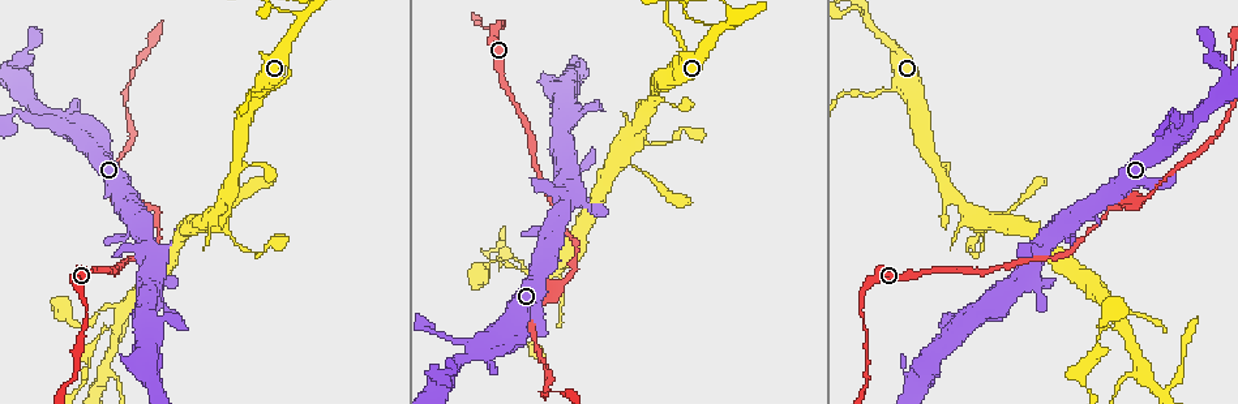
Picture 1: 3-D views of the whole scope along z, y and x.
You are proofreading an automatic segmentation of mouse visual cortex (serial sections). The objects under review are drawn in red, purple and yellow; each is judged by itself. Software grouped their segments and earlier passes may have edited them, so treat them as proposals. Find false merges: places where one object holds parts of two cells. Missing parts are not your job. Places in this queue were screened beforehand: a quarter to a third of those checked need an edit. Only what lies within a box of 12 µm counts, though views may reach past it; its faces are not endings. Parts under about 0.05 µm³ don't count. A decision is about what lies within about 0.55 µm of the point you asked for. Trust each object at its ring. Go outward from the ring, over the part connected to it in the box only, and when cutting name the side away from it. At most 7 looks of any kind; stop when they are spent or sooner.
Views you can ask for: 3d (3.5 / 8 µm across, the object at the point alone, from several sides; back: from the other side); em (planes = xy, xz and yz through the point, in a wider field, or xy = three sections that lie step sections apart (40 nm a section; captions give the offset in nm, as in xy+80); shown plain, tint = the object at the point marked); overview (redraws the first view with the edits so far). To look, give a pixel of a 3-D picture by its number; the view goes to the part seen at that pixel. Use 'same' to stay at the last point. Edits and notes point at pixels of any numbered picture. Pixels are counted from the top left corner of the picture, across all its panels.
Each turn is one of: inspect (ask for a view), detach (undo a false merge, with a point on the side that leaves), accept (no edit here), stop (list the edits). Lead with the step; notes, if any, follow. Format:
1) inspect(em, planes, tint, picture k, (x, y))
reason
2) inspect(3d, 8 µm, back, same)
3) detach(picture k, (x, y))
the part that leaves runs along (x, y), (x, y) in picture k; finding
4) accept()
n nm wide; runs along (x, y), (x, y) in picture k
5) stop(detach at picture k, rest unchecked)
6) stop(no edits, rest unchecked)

inspect(3d, 3.5 µm, picture 1, (517, 258))
sharp bend

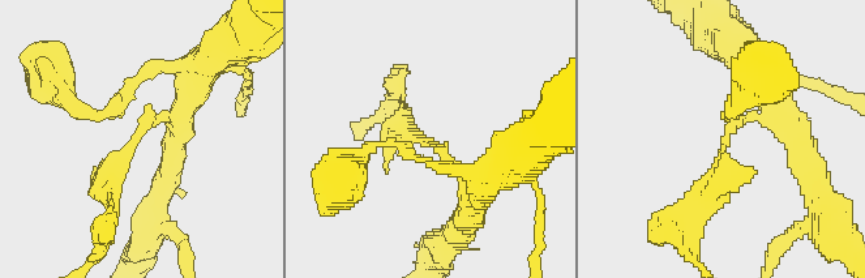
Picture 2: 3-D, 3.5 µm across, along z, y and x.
inspect(em, xy, step 1, tint, picture 2, (428, 142))
arms of 200, 250 nm

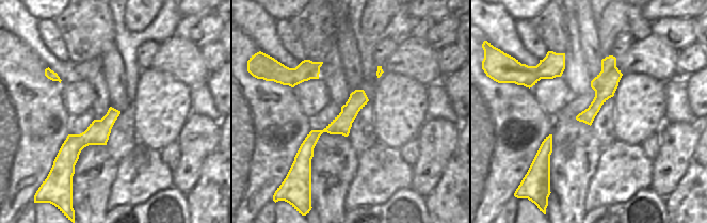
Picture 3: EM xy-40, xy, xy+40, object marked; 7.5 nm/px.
detach(picture 2, (129, 146))
two cells meet here

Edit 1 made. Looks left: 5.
inspect(3d, 3.5 µm, picture 1, (983, 235))
thick turns thin

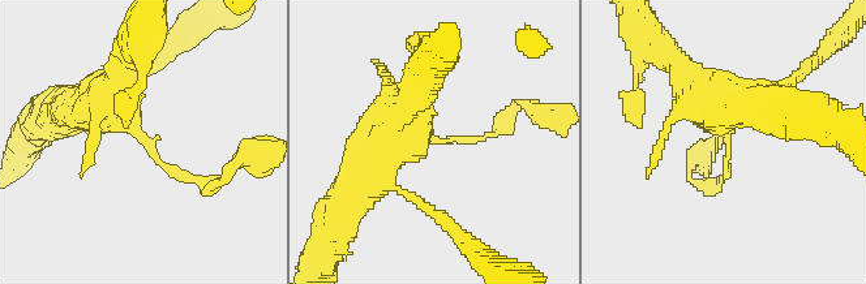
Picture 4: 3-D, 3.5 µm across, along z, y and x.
inspect(em, xy, step 3, tint, picture 4, (433, 140))

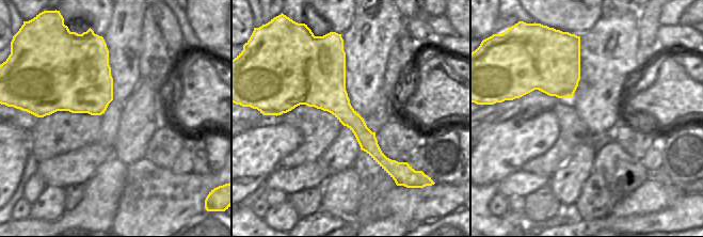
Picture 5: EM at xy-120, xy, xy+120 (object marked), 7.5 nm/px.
accept()
arms of 100, 500 nm; runs along (119, 80), (106, 104), (158, 160), (206, 188) in picture 4; all the same cell

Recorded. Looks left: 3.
inspect(3d, 3.5 µm, picture 1, (1169, 116))
sharp bend

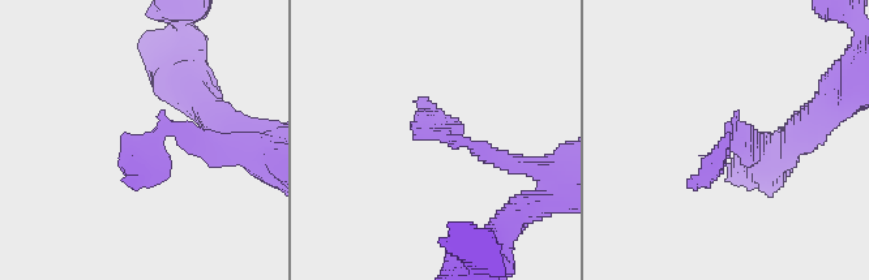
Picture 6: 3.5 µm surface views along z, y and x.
inspect(em, xy, step 5, tint, picture 6, (164, 129))
shape alone is not enough

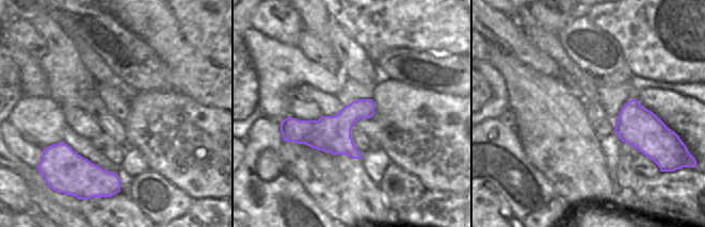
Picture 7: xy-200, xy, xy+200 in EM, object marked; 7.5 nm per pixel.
inspect(em, xy, step 3, tint, same)
cut it another way

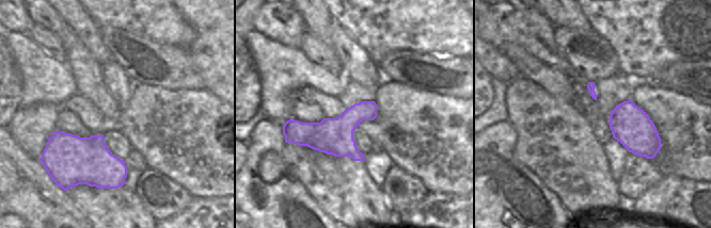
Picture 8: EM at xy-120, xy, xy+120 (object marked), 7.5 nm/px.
accept()
runs along (527, 166), (439, 136), (427, 99) in picture 6; one cell here

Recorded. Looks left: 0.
stop(detach at picture 2, rest unchecked)

